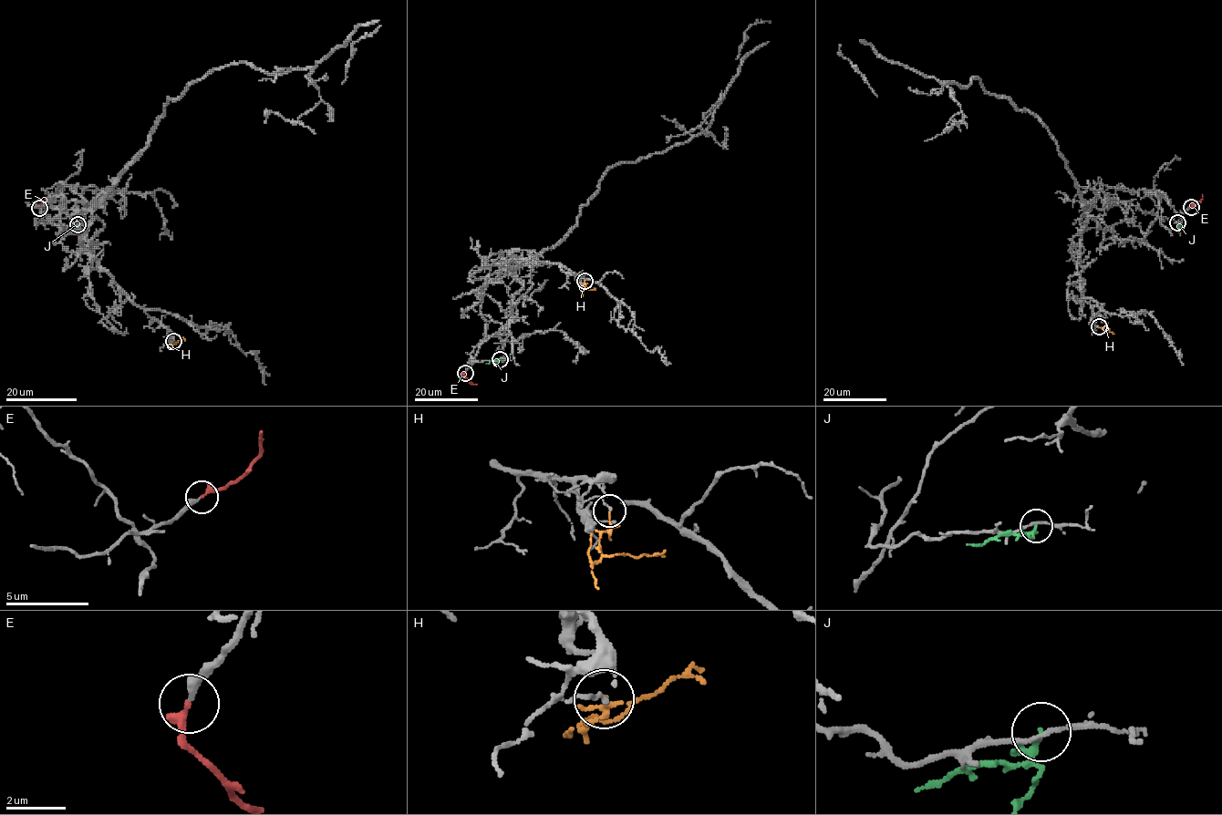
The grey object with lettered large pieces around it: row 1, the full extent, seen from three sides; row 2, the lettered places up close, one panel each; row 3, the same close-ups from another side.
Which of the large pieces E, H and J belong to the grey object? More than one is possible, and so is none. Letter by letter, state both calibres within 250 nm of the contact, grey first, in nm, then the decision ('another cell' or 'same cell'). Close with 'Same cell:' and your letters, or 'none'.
E: 300 nm thick on the grey side, 280 nm on the other; same cell
H: 150 nm thick on the grey side, 110 nm on the other; another cell
J: 140 nm thick on the grey side, 200 nm on the other; another cell
Same cell: E

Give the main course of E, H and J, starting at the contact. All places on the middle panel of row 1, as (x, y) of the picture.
E: (465, 373), (464, 376), (471, 383), (477, 384)
H: (585, 280), (584, 289), (595, 288)
J: (500, 359), (486, 363)

